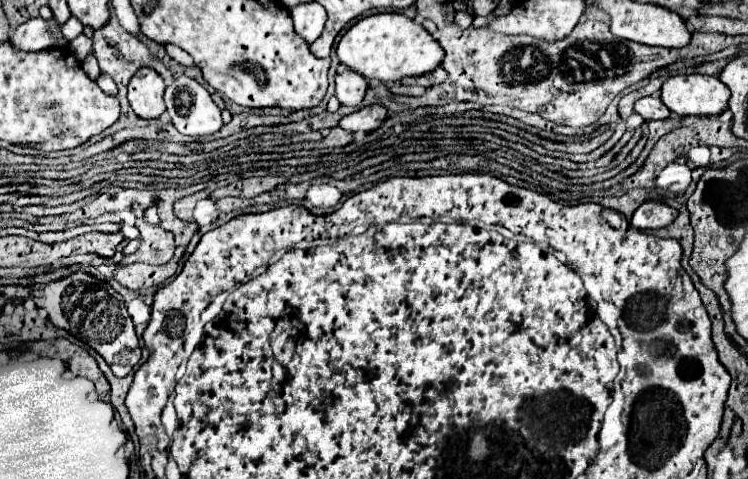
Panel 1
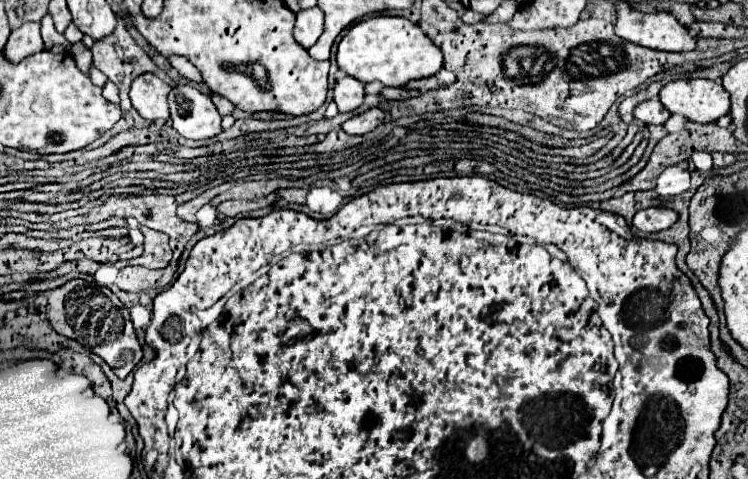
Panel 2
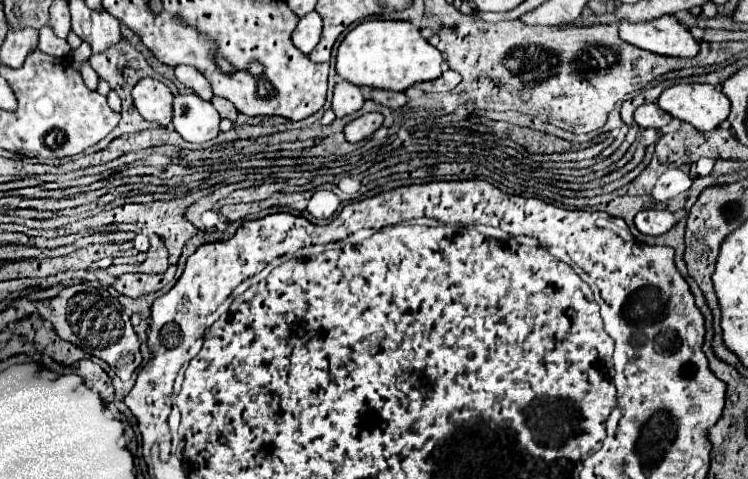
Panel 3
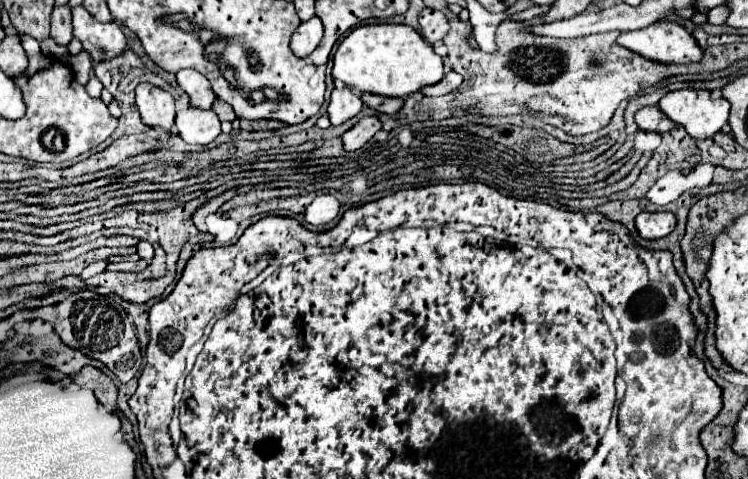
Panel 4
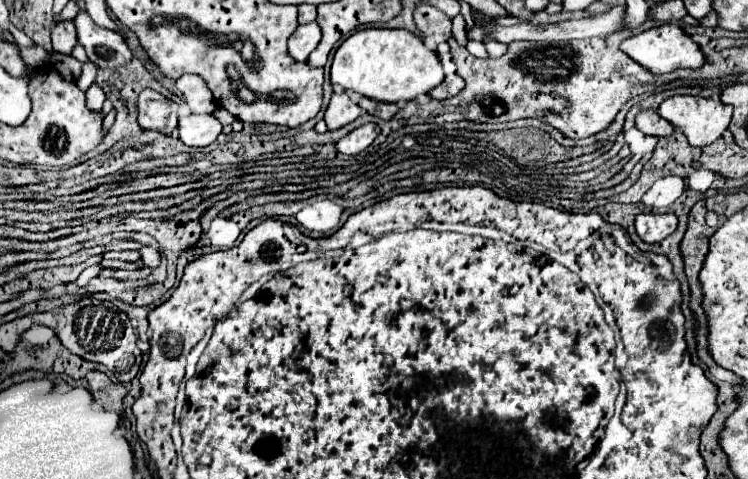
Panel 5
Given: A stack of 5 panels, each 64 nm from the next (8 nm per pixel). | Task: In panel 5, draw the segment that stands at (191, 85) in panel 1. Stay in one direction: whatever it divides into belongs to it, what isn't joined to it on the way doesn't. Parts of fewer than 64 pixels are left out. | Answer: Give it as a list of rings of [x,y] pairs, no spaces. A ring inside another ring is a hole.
[[[182,116],[178,122],[178,138],[192,148],[212,144],[222,132],[222,124],[214,116]]]

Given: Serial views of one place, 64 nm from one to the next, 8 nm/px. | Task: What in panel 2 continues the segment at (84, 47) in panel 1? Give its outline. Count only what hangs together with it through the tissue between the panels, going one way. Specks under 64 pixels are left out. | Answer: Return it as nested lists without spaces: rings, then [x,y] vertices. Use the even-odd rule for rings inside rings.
[[[78,42],[78,44],[72,44],[72,56],[74,56],[74,62],[78,64],[78,68],[82,70],[82,74],[86,74],[86,76],[90,76],[90,66],[92,66],[92,56],[90,56],[90,50],[86,50],[84,48],[84,44],[82,42]]]

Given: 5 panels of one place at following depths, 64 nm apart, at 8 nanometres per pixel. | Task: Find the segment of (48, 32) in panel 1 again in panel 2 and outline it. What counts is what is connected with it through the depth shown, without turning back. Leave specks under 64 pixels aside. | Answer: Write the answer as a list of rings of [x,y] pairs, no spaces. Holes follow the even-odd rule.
[[[24,24],[24,26],[12,30],[2,52],[4,52],[6,60],[18,64],[26,56],[36,54],[40,50],[44,50],[42,36],[40,36],[40,24]]]

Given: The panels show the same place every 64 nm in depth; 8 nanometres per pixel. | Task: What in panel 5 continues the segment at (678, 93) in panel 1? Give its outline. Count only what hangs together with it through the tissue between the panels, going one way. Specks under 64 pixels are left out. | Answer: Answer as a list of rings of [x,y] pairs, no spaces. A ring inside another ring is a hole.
[[[702,96],[668,98],[660,104],[658,114],[674,128],[680,128],[688,142],[696,148],[718,140],[732,120],[732,108],[720,100],[708,100]]]

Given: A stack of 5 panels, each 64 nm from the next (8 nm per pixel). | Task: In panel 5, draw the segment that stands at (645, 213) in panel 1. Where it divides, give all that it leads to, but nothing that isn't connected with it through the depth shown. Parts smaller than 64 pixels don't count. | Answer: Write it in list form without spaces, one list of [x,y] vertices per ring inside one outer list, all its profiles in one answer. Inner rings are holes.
[[[638,214],[636,216],[636,234],[642,242],[656,244],[668,238],[678,226],[676,214]]]

